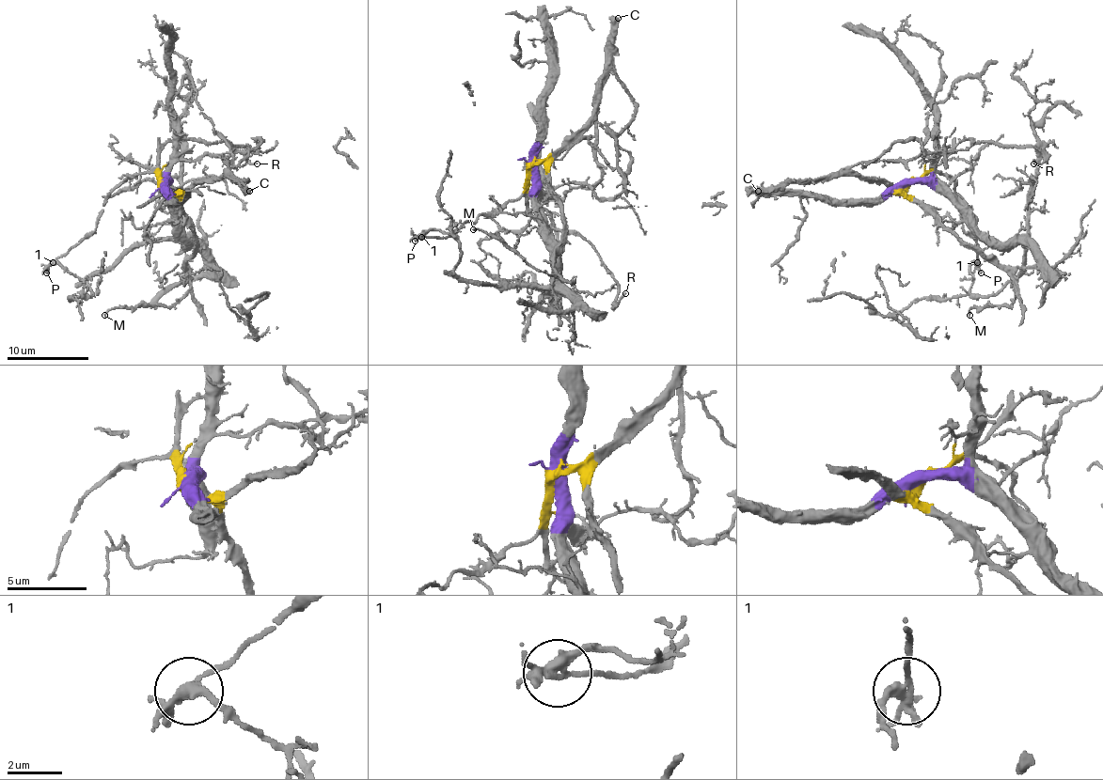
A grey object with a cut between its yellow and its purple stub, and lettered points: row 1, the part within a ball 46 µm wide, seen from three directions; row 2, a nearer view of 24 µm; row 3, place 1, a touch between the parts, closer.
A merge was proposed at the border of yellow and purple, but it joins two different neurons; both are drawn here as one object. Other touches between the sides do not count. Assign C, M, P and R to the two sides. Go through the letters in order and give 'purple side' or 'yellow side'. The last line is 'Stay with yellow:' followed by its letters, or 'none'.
C: yellow side
M: yellow side
P: yellow side
R: yellow side
Stay with yellow: C, M, P, R

